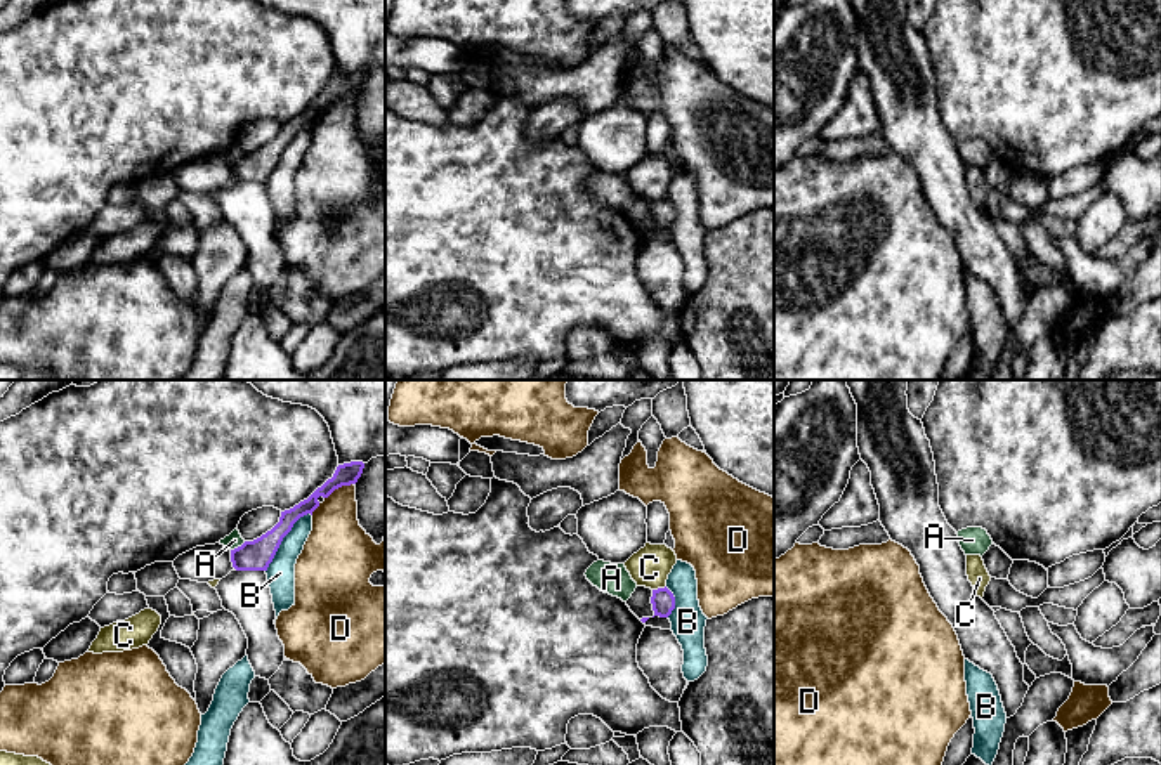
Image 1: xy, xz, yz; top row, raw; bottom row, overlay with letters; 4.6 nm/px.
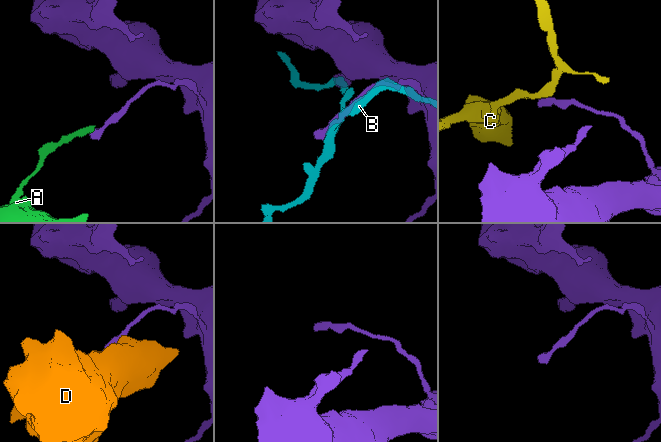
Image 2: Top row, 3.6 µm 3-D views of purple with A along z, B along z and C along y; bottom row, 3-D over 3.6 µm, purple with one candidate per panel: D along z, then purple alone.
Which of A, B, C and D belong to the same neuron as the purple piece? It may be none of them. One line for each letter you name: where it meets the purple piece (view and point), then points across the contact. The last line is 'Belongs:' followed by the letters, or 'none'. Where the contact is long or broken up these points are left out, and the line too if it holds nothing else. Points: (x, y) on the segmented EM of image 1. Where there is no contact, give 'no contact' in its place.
Belongs: none

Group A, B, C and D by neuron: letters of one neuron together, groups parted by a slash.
A / B / C / D

